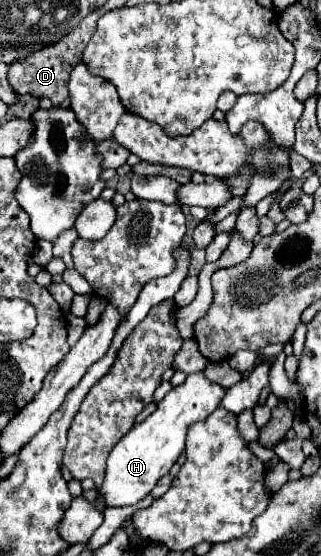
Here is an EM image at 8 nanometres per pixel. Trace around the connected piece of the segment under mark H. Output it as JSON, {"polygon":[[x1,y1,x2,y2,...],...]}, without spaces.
{"polygon":[[203,372,189,374,181,386,175,386,159,404,157,410,147,416,141,424,135,424,111,450,107,458,107,470,103,486,97,490,97,500,105,508,121,508,139,504,177,462,185,450,185,434,189,424,205,420,215,408,219,408,225,390,203,378]]}

